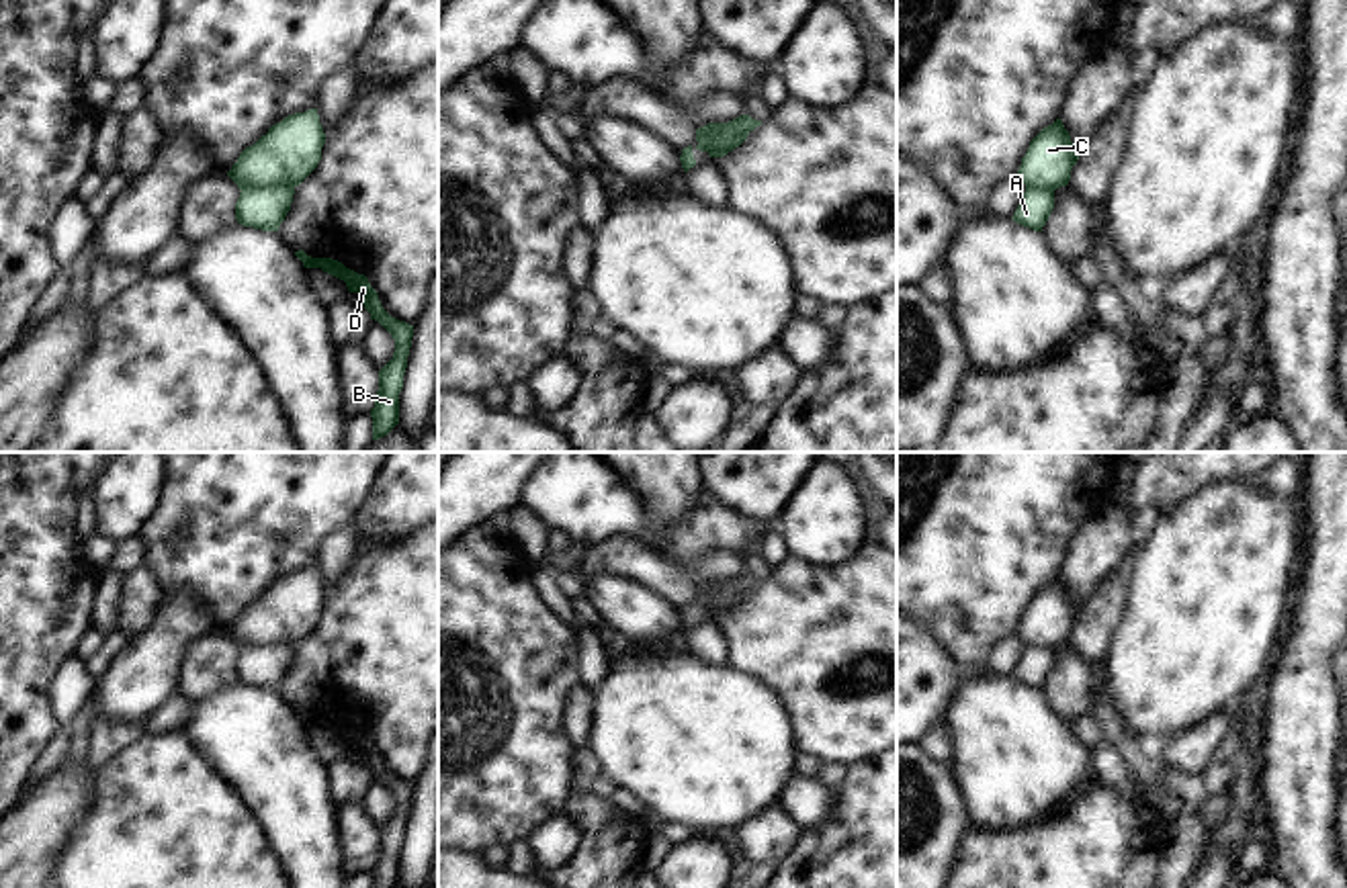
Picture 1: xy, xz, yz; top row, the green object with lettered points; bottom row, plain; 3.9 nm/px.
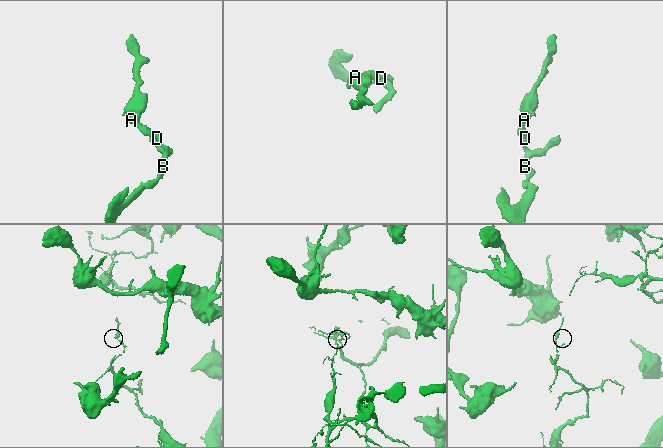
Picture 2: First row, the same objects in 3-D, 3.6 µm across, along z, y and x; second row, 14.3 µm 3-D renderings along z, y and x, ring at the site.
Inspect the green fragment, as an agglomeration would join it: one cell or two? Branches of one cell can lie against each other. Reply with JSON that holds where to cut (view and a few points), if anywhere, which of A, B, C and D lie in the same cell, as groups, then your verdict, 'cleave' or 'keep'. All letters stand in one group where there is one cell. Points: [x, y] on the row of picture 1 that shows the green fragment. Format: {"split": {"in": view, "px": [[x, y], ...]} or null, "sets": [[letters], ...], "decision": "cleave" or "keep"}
{"split": {"in": "xy", "px": [[293, 185], [254, 185], [242, 191]]}, "sets": [["A", "B", "D"], ["C"]], "decision": "cleave"}

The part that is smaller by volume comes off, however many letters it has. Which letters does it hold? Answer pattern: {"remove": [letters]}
{"remove": ["C"]}

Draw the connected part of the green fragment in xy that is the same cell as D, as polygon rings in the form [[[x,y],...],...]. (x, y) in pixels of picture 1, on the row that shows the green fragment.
[[[303,250],[295,252],[295,256],[305,268],[321,268],[323,272],[344,280],[348,291],[360,297],[364,309],[371,313],[371,319],[379,321],[395,340],[393,358],[379,370],[377,401],[371,409],[373,440],[379,440],[399,424],[399,393],[403,389],[414,325],[391,317],[383,309],[377,291],[364,274],[358,274],[332,258],[311,258]]]

